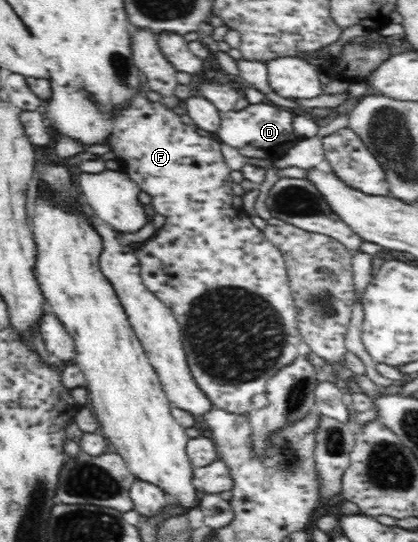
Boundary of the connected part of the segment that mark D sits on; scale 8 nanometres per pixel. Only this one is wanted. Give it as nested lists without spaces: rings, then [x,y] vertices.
[[[250,104],[244,110],[230,110],[220,113],[219,116],[221,117],[221,126],[217,134],[220,142],[237,148],[244,156],[273,160],[304,140],[294,134],[292,114],[268,104]]]

